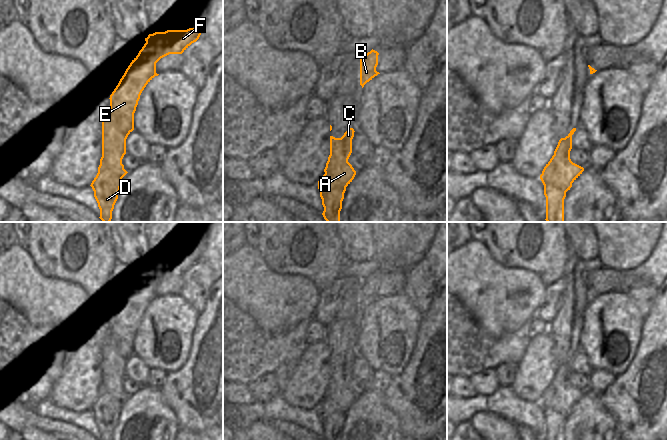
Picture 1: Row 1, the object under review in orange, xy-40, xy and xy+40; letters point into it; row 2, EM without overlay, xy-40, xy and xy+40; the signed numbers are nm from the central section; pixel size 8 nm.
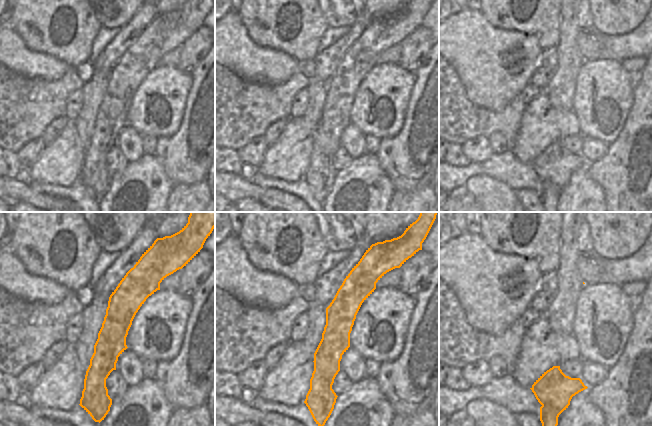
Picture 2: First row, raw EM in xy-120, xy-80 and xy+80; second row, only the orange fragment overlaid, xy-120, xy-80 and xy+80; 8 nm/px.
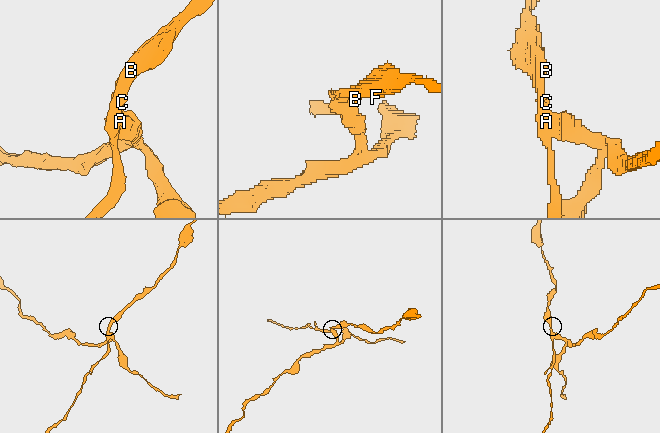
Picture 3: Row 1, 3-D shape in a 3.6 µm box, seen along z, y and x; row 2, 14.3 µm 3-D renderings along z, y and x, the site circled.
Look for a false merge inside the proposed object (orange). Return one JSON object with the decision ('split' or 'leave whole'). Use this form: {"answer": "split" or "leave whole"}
{"answer": "split"}

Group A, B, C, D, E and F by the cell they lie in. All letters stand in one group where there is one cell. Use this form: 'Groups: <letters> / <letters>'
Groups: A / B C D E F

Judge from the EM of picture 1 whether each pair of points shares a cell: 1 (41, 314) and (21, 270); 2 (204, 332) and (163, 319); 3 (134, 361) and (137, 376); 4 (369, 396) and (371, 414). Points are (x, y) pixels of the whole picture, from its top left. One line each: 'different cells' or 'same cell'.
1: same cell
2: different cells
3: same cell
4: same cell

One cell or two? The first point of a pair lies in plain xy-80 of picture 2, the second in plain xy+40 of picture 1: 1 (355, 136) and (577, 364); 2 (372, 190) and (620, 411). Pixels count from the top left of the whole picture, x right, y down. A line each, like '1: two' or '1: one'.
1: one
2: two

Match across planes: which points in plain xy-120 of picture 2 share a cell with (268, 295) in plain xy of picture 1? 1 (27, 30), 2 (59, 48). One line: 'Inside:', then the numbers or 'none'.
Inside: none

